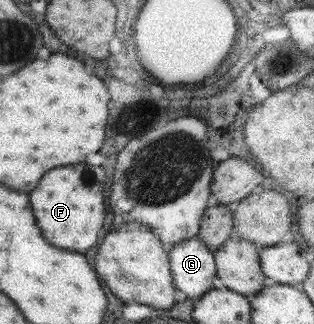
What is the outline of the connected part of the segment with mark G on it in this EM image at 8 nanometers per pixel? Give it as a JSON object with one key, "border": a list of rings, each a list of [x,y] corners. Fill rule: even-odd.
{"border":[[[197,237],[186,238],[167,253],[173,287],[196,301],[217,285],[213,253]]]}

